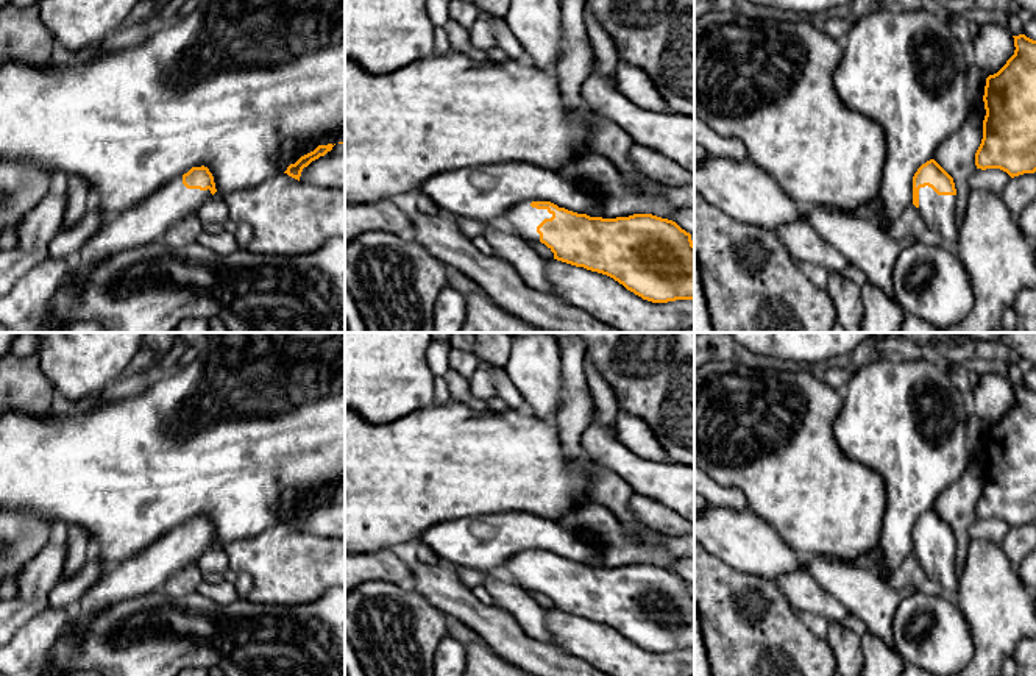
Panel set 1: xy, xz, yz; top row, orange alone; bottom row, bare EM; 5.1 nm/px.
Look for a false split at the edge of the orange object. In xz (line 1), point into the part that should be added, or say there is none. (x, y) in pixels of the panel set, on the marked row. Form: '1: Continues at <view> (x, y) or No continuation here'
1: No continuation here

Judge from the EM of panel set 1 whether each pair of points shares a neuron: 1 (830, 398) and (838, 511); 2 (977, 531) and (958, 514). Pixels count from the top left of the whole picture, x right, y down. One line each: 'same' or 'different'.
1: same
2: different

